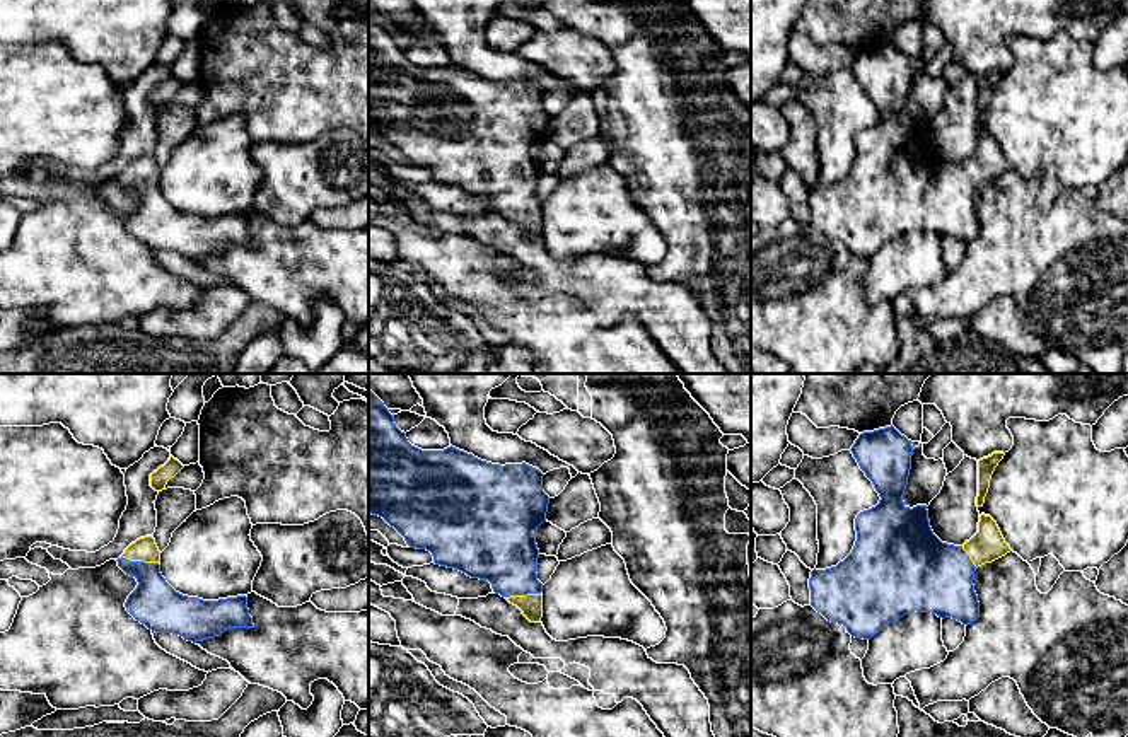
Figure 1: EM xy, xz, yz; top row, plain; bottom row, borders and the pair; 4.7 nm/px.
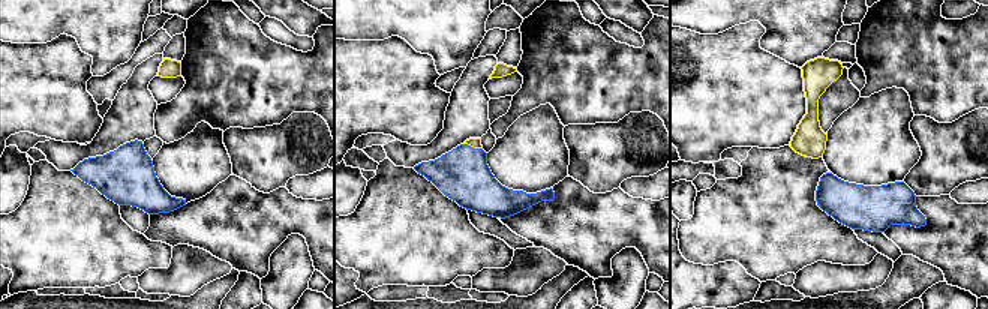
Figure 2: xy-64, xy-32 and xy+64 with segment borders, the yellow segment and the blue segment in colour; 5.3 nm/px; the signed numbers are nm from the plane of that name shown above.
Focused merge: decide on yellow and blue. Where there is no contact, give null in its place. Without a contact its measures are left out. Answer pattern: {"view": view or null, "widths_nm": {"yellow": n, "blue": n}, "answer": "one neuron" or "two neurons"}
{"view": "xy", "widths_nm": {"yellow": 110, "blue": 220}, "answer": "one neuron"}

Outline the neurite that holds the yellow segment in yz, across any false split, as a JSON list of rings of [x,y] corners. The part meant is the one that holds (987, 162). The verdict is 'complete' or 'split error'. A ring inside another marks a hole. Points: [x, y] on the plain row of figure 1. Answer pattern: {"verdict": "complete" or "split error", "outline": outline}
{"verdict": "split error", "outline": [[[891,43],[860,51],[850,68],[881,118],[857,133],[852,171],[836,184],[811,189],[811,223],[828,239],[843,242],[852,254],[863,258],[913,229],[952,235],[966,244],[976,239],[976,186],[1012,169],[997,140],[981,131],[978,150],[962,164],[942,160],[930,145],[927,123],[910,126],[903,119],[911,87],[911,58]]]}

